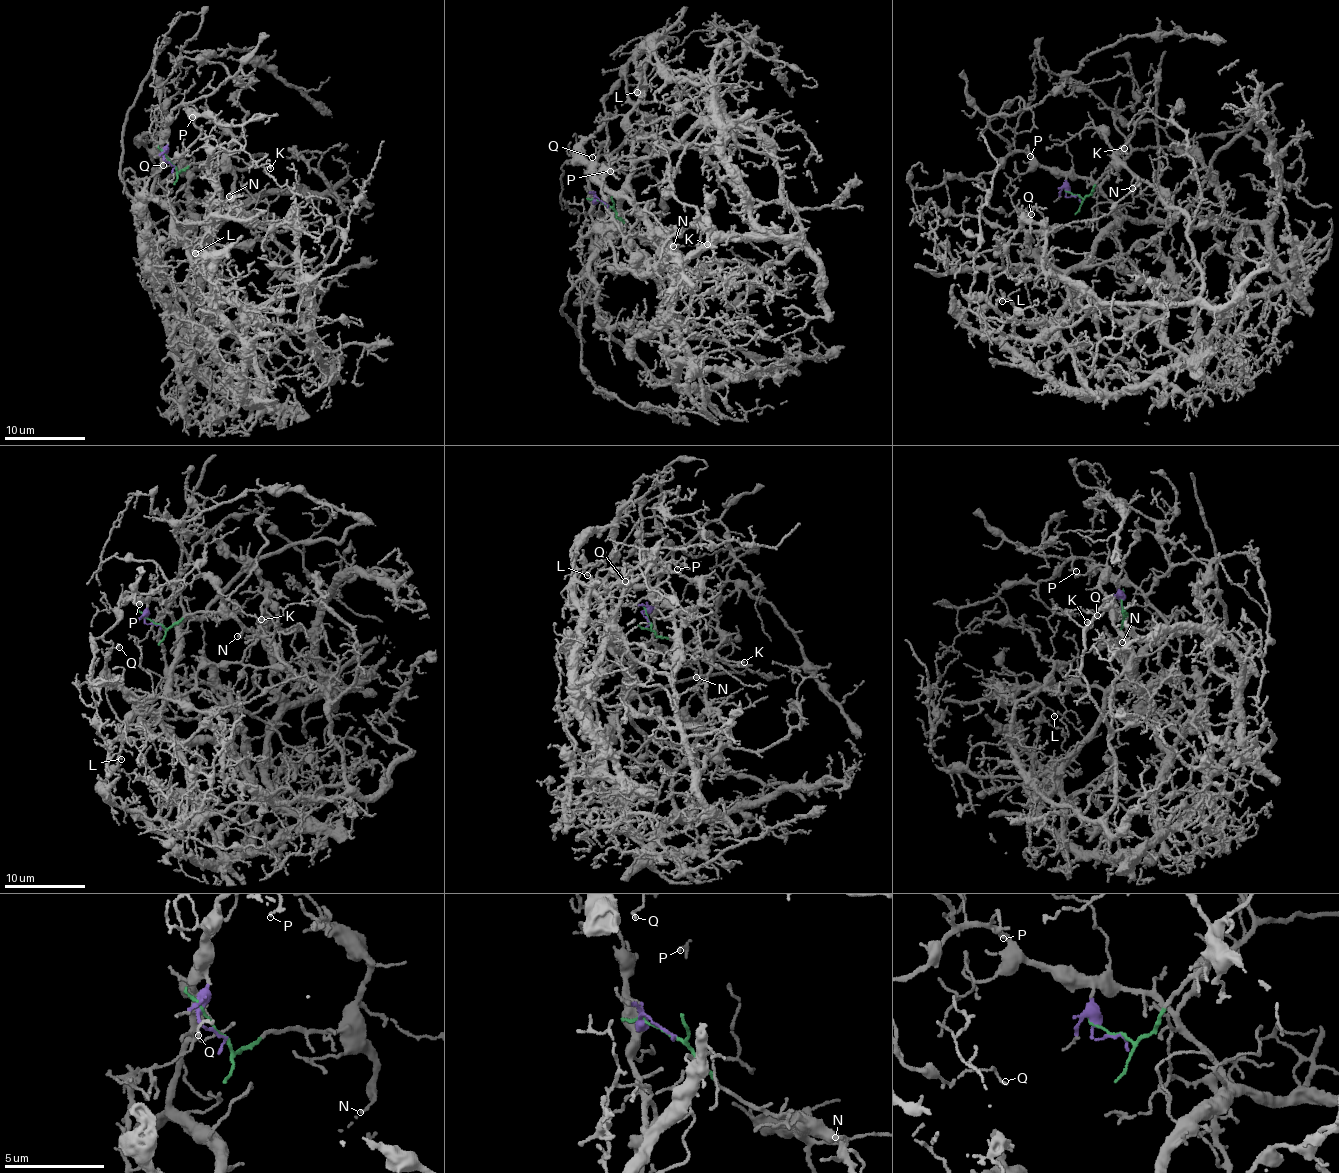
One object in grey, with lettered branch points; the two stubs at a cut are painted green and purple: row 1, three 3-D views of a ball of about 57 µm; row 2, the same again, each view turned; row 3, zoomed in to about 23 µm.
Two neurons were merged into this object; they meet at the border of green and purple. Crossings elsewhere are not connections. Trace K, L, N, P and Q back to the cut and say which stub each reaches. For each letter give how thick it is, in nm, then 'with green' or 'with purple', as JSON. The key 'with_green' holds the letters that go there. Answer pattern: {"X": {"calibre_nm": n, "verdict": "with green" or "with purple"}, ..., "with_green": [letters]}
{"K": {"calibre_nm": 110, "verdict": "with green"}, "L": {"calibre_nm": 130, "verdict": "with purple"}, "N": {"calibre_nm": 120, "verdict": "with green"}, "P": {"calibre_nm": 170, "verdict": "with purple"}, "Q": {"calibre_nm": 120, "verdict": "with purple"}, "with_green": ["K", "N"]}

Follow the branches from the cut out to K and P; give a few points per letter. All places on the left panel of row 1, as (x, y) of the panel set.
K: (173, 164), (179, 173), (191, 164), (218, 163), (228, 154), (251, 164), (271, 167)
P: (173, 166), (164, 159), (168, 115), (185, 104), (196, 110), (192, 118)

